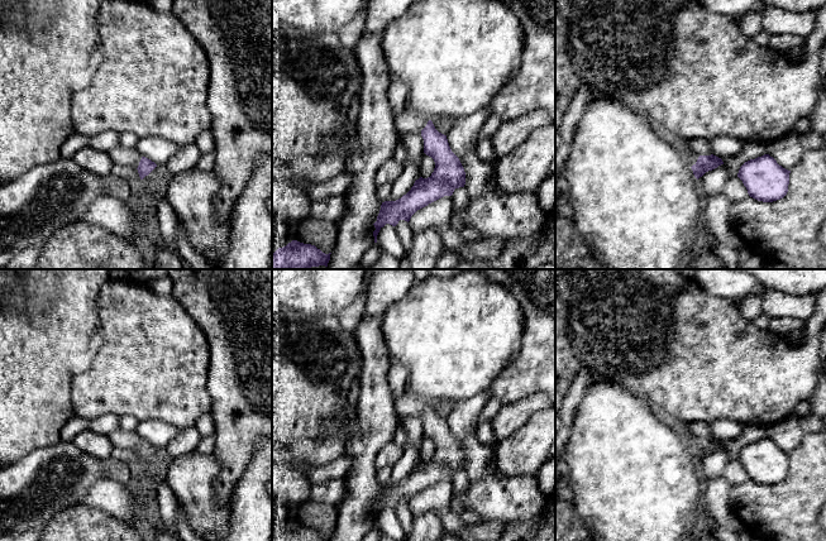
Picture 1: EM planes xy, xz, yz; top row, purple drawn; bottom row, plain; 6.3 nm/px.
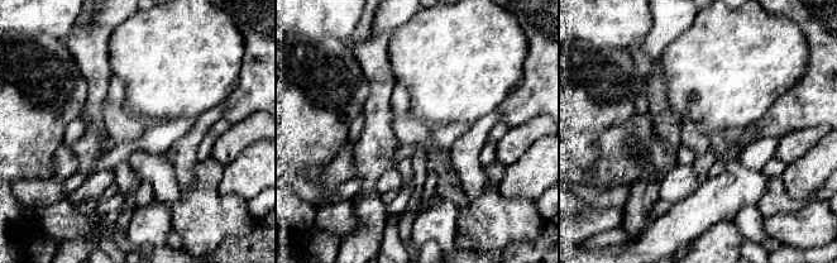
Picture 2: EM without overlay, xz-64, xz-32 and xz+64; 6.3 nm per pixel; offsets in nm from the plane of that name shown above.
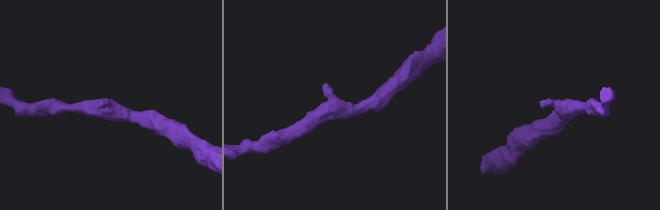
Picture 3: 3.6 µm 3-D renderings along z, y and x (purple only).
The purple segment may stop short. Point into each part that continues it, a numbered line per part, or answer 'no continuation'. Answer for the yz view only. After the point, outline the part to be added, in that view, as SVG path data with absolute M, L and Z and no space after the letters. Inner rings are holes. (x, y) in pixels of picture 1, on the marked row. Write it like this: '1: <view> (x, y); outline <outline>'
1: yz (691, 157); outline M686 149L686 154L684 158L687 161L687 163L692 167L693 164L696 164L697 159L698 159L698 154L691 152L689 149Z

